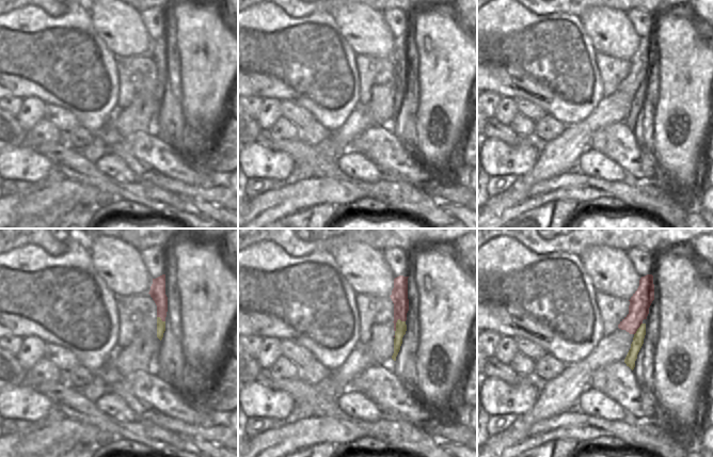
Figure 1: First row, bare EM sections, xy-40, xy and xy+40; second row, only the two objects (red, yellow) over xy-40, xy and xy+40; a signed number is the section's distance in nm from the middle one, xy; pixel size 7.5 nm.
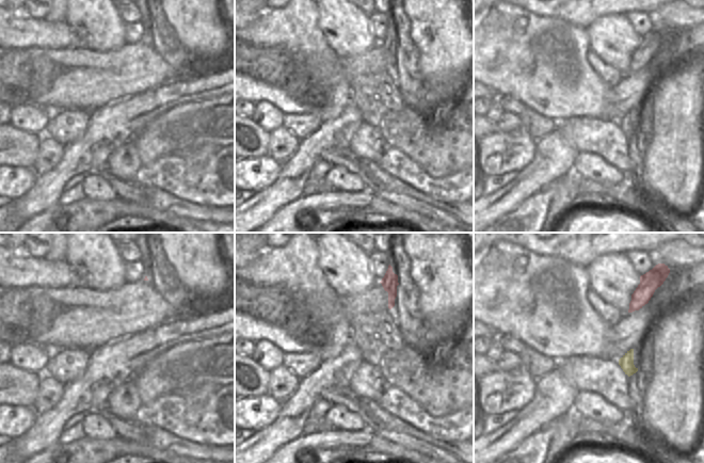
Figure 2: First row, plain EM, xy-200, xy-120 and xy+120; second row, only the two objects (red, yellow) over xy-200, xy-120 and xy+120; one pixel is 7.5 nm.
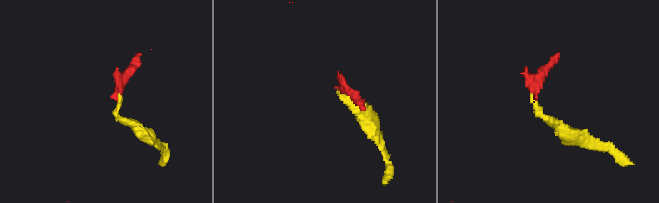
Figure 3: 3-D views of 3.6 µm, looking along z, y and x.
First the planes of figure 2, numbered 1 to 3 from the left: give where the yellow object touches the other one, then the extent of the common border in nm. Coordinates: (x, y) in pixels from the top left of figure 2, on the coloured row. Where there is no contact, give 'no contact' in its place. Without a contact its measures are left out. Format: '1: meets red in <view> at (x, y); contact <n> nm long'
1: no contact
2: no contact
3: no contact

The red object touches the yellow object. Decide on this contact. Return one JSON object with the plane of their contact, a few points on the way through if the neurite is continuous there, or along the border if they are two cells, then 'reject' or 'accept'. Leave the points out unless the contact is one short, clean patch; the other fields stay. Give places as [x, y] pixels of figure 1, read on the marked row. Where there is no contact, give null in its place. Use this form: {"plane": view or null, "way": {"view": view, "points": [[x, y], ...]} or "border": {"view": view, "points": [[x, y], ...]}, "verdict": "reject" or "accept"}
{"plane": "xy", "verdict": "reject"}

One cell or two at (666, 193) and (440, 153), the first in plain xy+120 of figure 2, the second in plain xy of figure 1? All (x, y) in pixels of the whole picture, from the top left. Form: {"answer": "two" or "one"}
{"answer": "one"}

